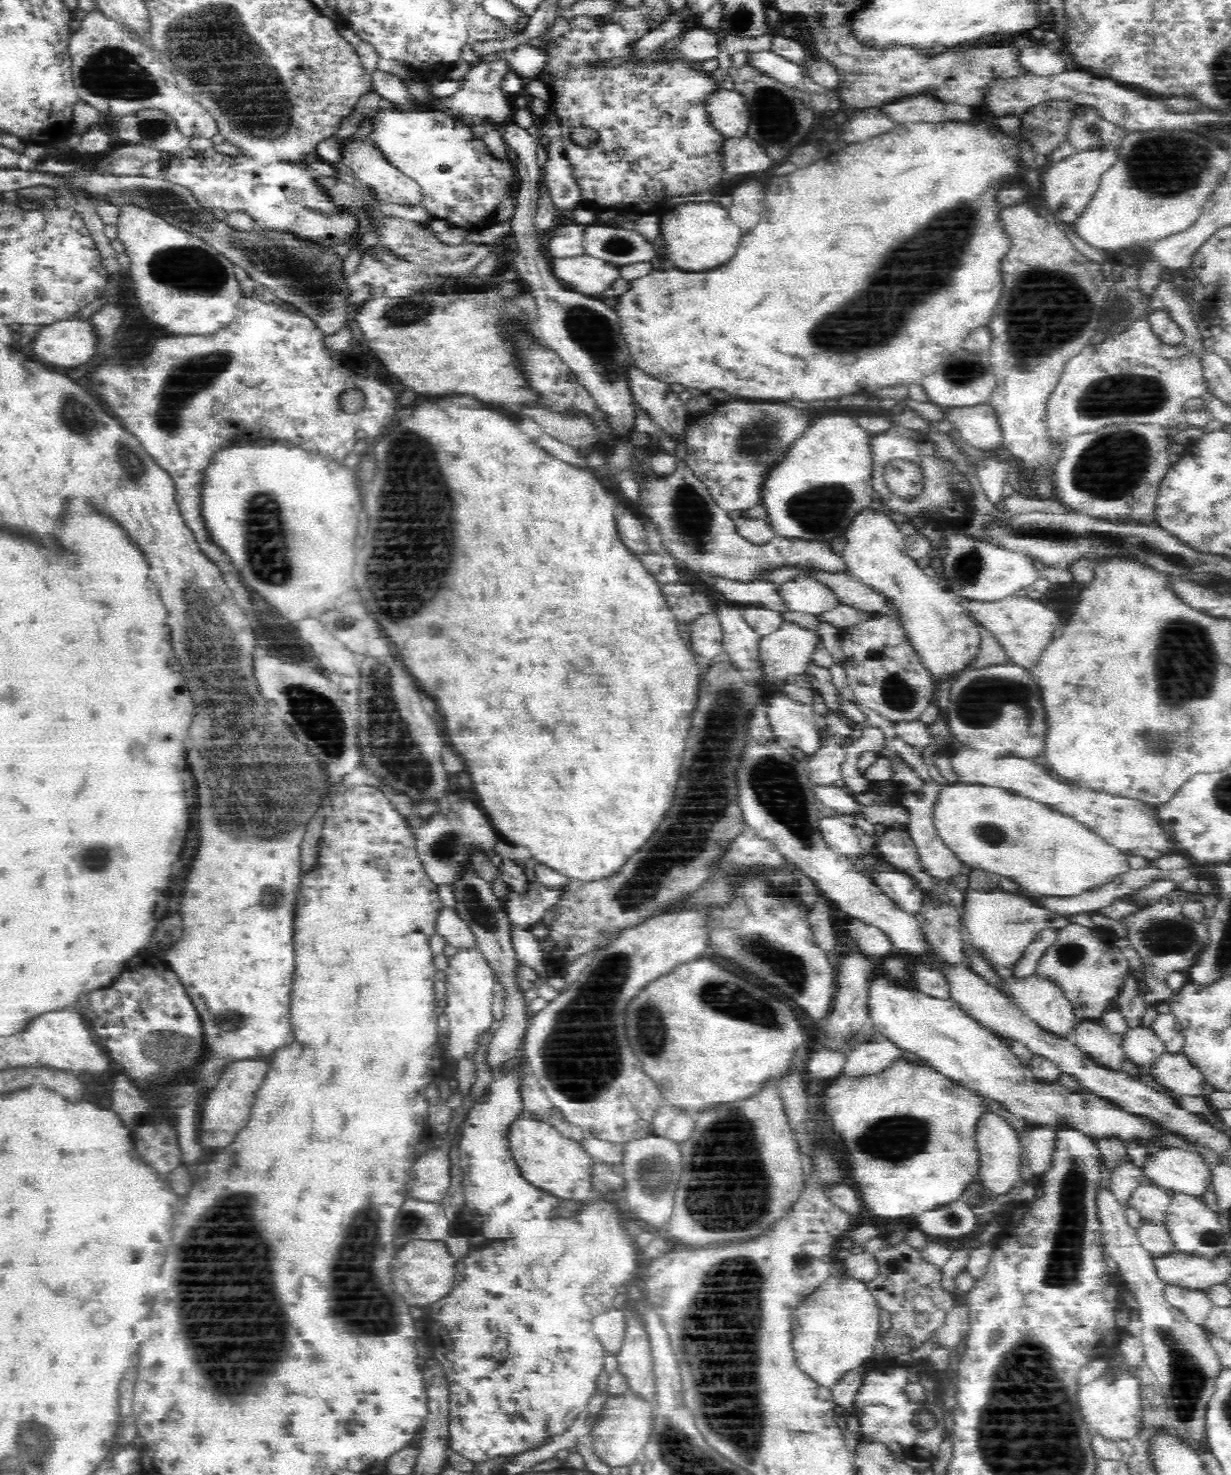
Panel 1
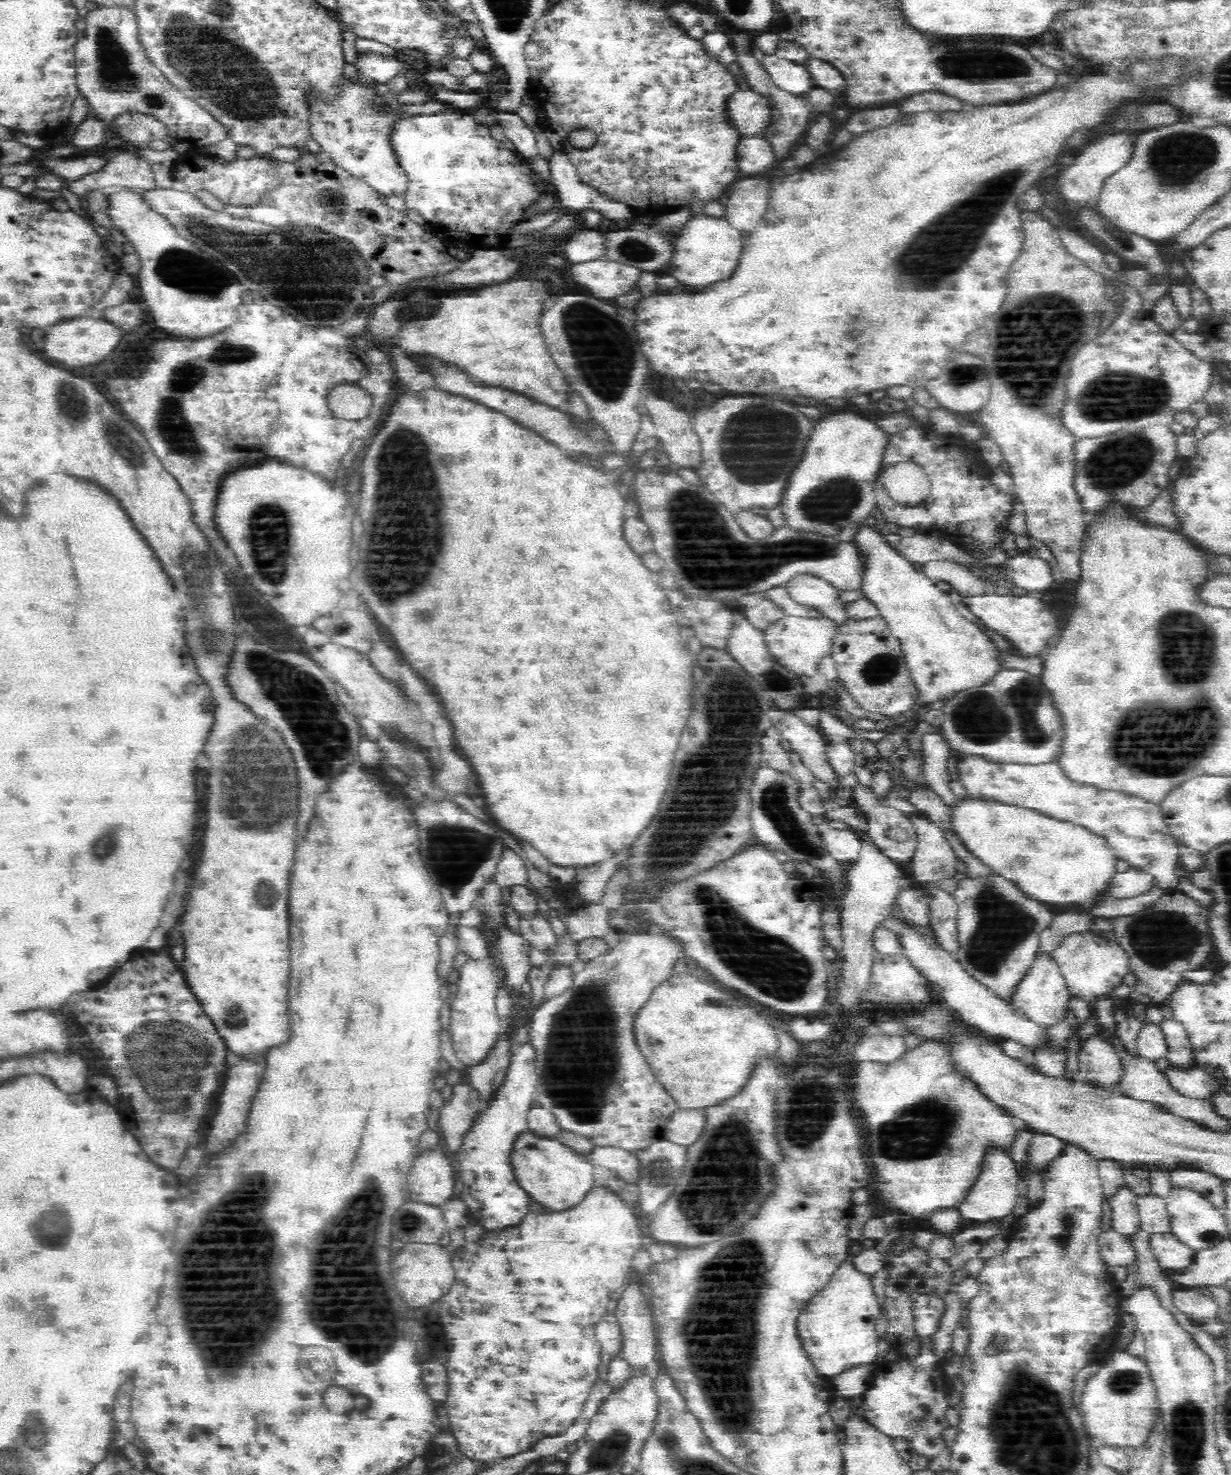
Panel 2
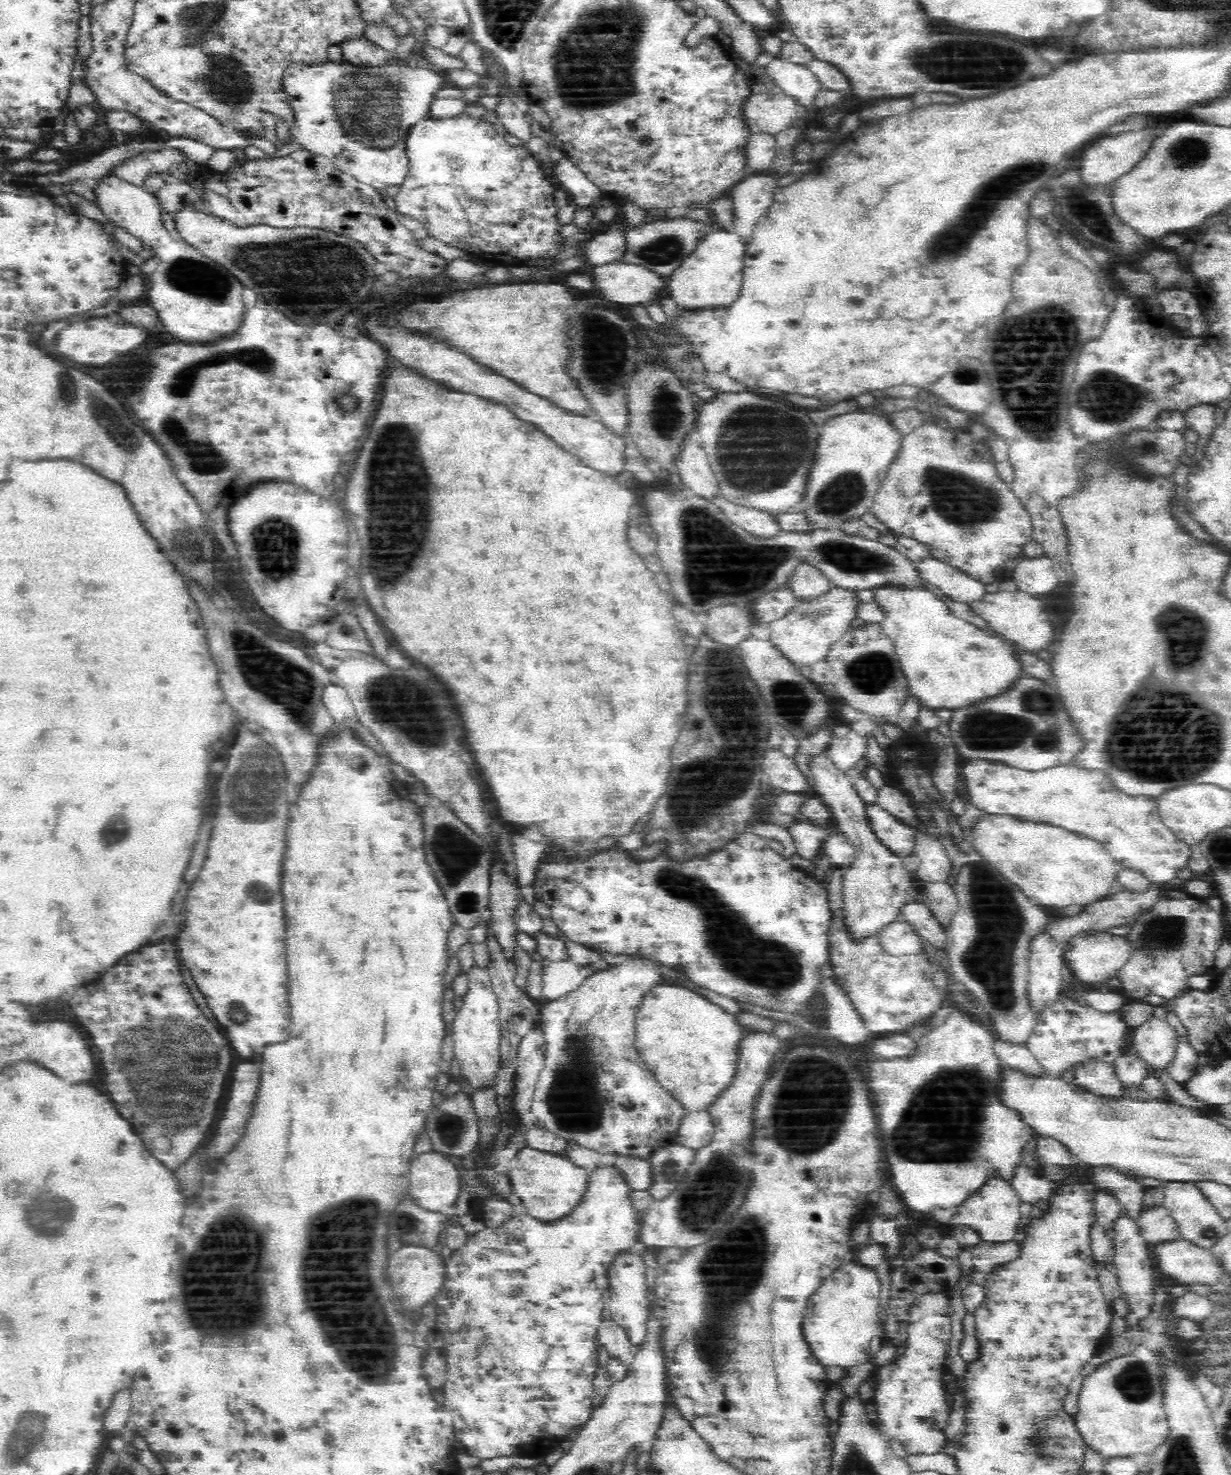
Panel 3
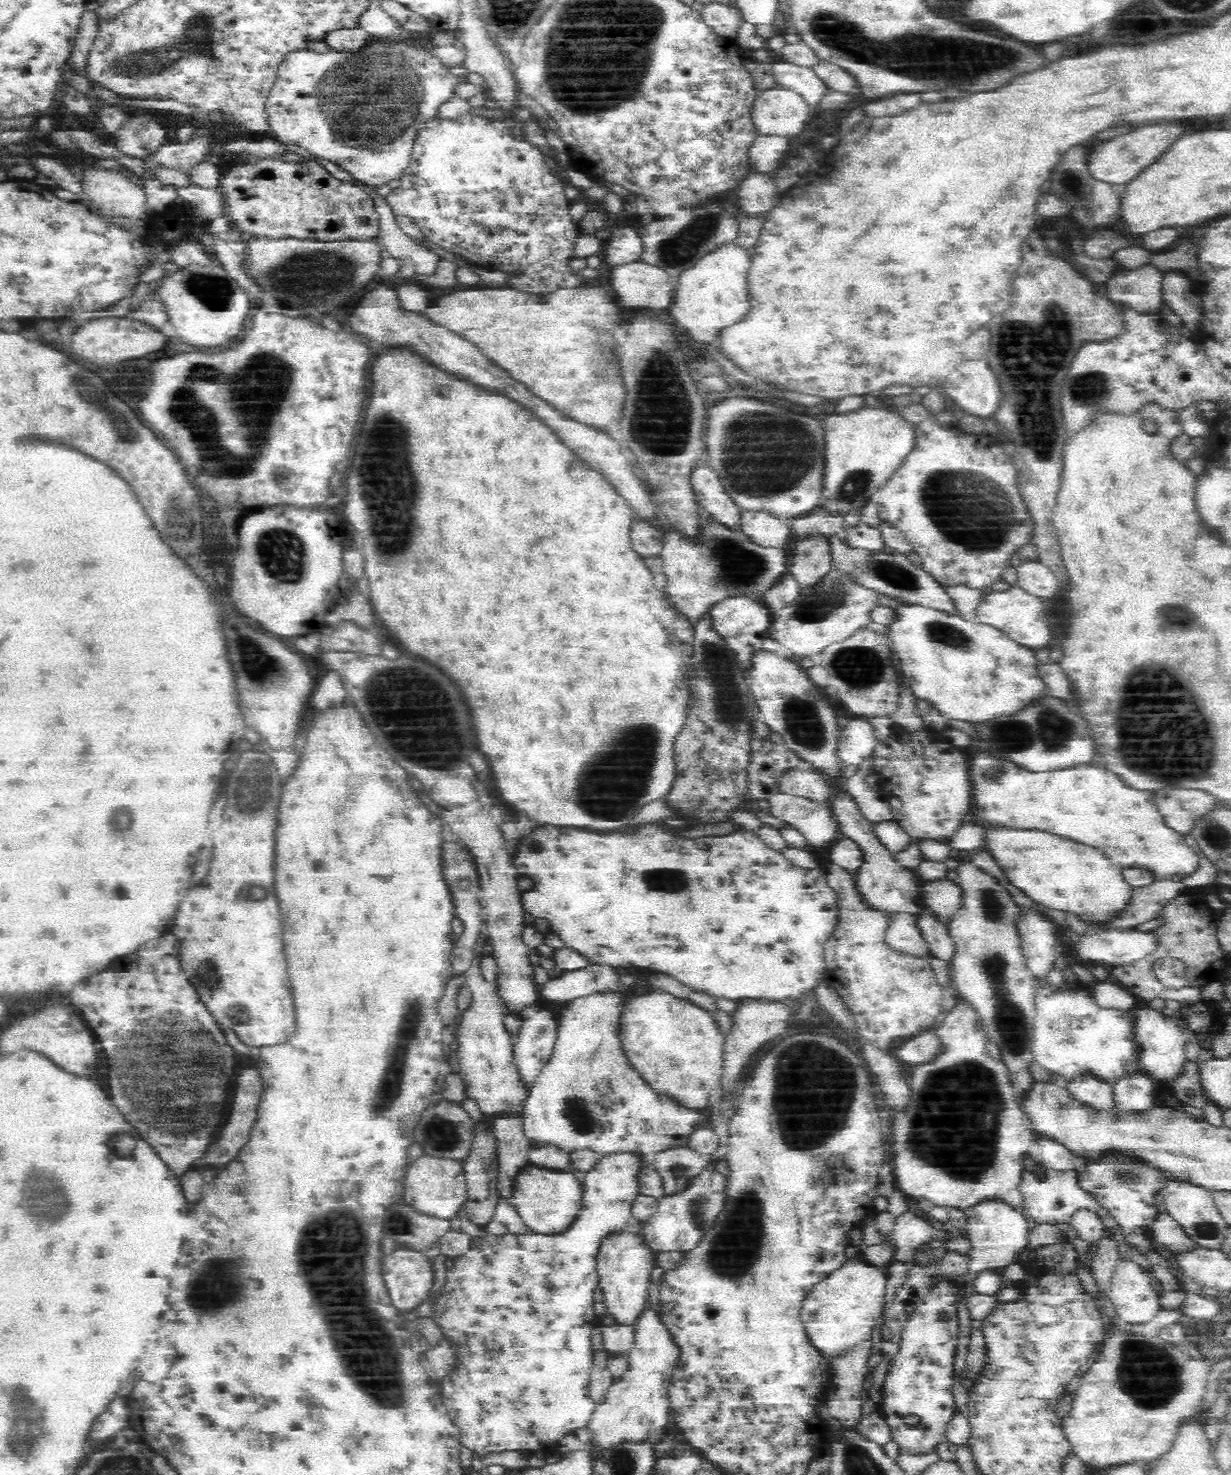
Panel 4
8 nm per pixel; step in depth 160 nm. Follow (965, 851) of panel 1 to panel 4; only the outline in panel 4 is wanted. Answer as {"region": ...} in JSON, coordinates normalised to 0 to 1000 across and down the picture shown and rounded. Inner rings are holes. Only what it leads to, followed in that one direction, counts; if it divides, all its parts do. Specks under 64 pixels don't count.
{"region":[[[807,561],[800,563],[799,572],[800,575],[807,580],[808,583],[816,590],[820,599],[831,603],[842,614],[846,613],[848,616],[869,618],[871,620],[869,622],[876,623],[884,629],[887,626],[897,626],[897,628],[903,626],[918,616],[921,601],[913,596],[911,588],[910,590],[905,588],[905,586],[890,575],[845,563]]]}

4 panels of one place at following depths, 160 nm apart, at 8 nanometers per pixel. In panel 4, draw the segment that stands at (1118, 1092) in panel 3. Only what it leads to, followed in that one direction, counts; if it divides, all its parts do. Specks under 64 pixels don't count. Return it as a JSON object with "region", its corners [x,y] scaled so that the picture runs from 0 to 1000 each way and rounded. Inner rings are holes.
{"region":[[[876,729],[868,732],[865,739],[877,748],[890,754],[904,754],[904,736],[887,729]]]}

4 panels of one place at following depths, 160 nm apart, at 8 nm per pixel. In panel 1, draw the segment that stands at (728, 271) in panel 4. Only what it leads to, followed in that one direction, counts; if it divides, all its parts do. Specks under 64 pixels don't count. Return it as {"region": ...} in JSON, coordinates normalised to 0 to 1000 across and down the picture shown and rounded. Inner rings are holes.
{"region":[[[581,137],[569,138],[556,138],[551,141],[548,141],[548,144],[536,146],[537,151],[535,155],[536,160],[541,163],[543,176],[548,179],[548,182],[554,185],[575,185],[580,182],[587,182],[588,180],[595,177],[600,170],[600,165],[603,161],[602,155],[593,150],[591,145],[591,142],[583,139]]]}

